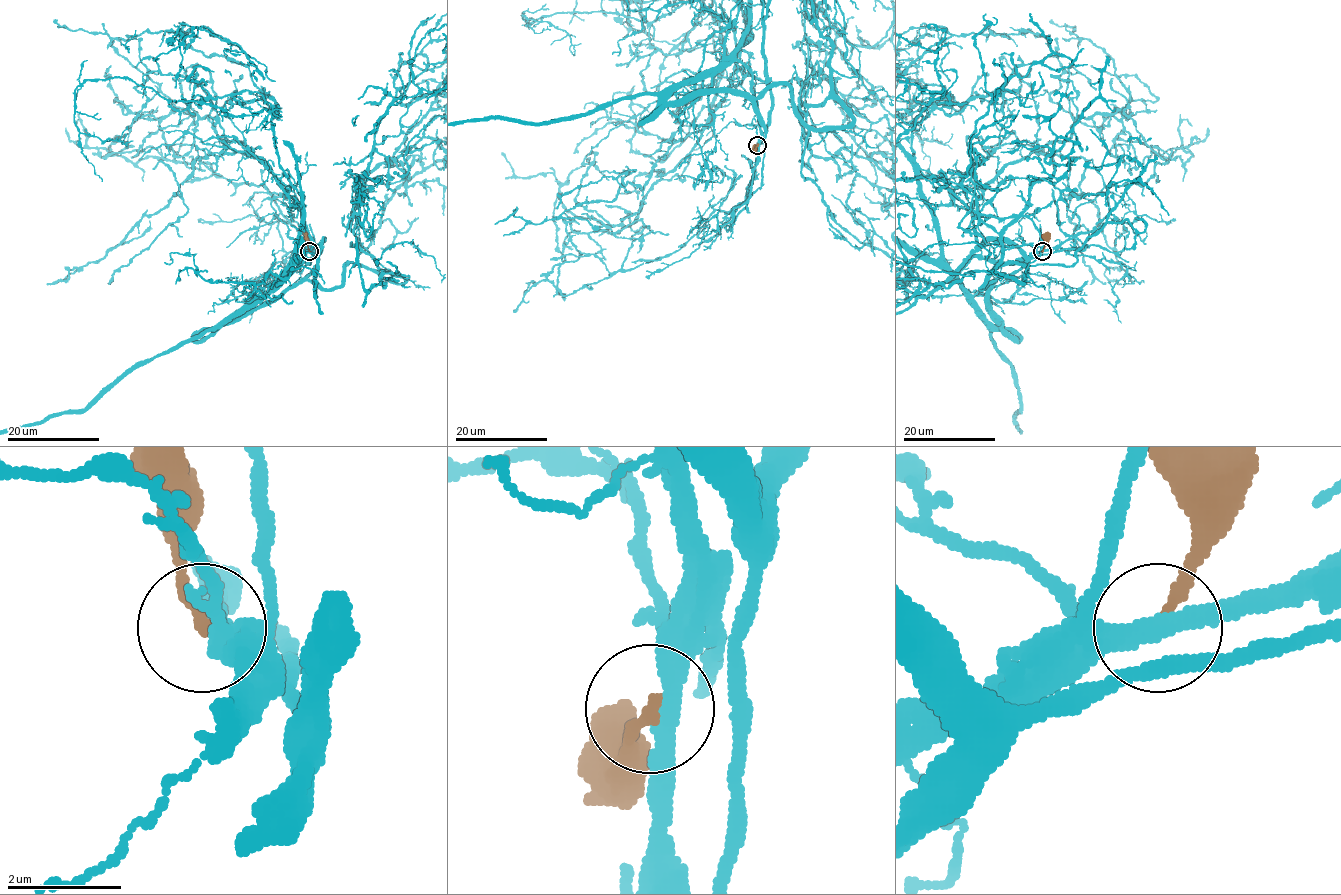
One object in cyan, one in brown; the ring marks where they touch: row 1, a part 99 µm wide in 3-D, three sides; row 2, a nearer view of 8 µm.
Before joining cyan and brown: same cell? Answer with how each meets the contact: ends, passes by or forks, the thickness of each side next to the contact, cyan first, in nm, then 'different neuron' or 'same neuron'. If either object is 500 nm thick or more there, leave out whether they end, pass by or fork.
cyan passes by; brown ends; calibres 360 and 240 nm; different neuron

